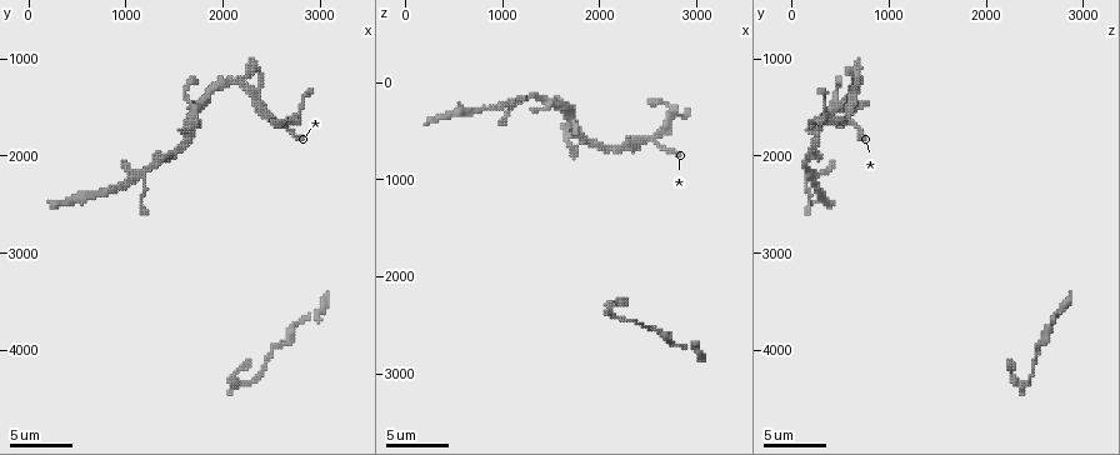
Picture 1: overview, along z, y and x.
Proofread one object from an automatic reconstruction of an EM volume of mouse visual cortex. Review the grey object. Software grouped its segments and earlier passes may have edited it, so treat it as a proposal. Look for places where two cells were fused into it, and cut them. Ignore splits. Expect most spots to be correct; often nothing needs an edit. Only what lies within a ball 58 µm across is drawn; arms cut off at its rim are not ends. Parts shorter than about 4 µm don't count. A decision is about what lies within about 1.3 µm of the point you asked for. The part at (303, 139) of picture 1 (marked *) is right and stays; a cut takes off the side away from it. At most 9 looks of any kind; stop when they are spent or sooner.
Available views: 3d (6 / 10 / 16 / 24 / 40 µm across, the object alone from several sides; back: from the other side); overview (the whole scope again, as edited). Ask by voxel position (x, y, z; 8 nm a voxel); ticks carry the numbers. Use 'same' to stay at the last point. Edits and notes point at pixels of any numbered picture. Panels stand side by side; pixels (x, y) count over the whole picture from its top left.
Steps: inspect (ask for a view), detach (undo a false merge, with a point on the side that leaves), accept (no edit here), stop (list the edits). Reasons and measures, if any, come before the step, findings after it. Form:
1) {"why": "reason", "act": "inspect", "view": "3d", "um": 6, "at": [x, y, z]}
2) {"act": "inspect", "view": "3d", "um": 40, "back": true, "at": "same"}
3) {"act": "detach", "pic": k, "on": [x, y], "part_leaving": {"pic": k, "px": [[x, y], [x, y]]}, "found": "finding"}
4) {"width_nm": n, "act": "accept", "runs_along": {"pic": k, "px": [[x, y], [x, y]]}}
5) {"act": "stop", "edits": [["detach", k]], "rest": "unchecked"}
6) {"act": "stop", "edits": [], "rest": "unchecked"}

{"why": "branch point", "act": "inspect", "view": "3d", "um": 16, "at": [2520, 1620, 580]}

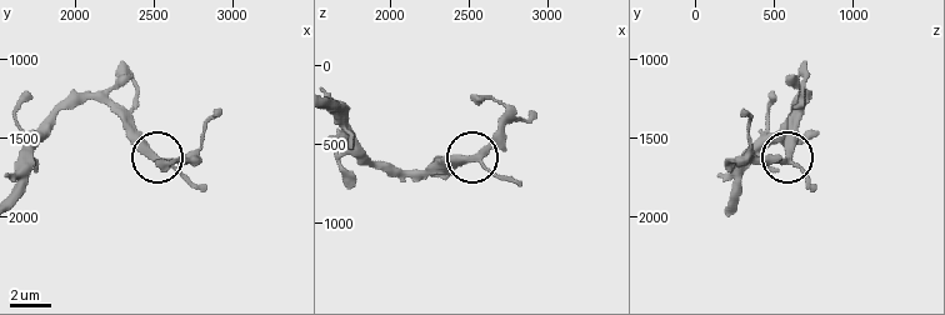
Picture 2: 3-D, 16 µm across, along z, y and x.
{"arms": 3, "act": "accept", "runs_along": {"pic": 2, "px": [[518, 183], [500, 178], [473, 158], [513, 116]]}, "found": "continuous, no second cell"}

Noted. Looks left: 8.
{"why": "three-way junction", "act": "inspect", "view": "3d", "um": 16, "at": [1000, 2260, 240]}

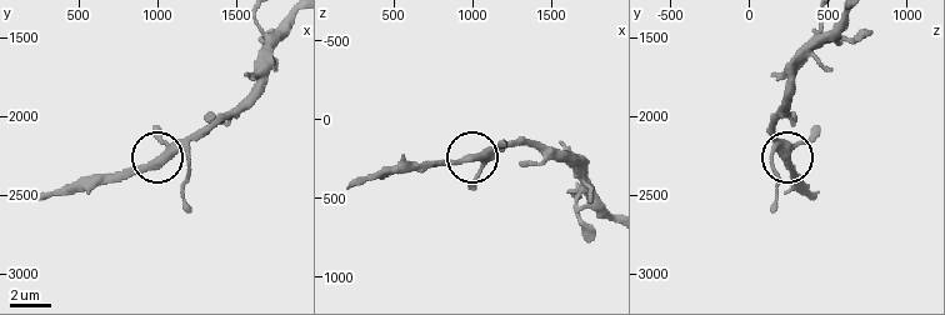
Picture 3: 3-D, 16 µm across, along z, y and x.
{"act": "accept", "runs_along": {"pic": 3, "px": [[291, 24], [238, 105], [146, 161], [93, 175]]}, "found": "continuous, no second cell"}

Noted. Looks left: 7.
{"why": "sudden change in width", "act": "inspect", "view": "3d", "um": 6, "at": [3000, 3620, 2740]}

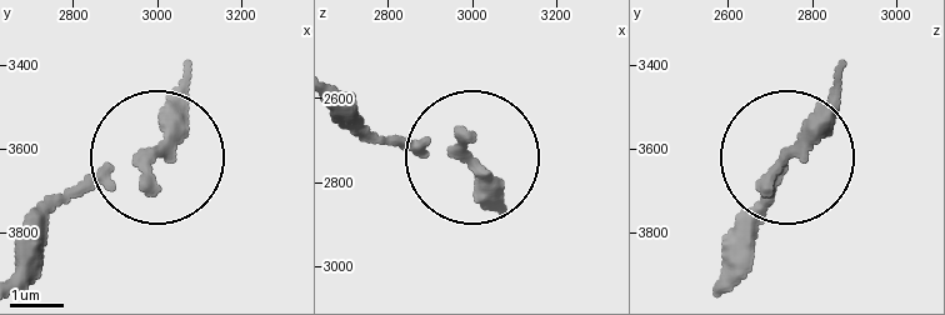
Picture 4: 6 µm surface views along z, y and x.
{"act": "accept", "found": "continuous, no second cell"}

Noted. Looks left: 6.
{"why": "sudden change in width", "act": "inspect", "view": "3d", "um": 10, "at": [2620, 3920, 2580]}

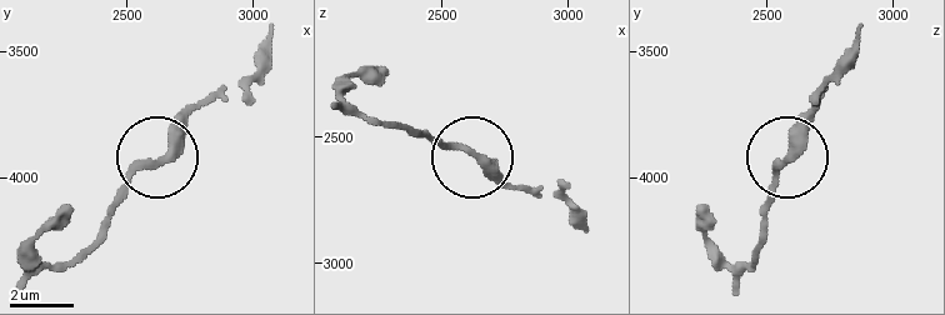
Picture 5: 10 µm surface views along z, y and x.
{"width_nm": 240, "act": "accept", "found": "continuous, no second cell"}

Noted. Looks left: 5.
{"act": "stop", "edits": [], "rest": "unchecked"}

